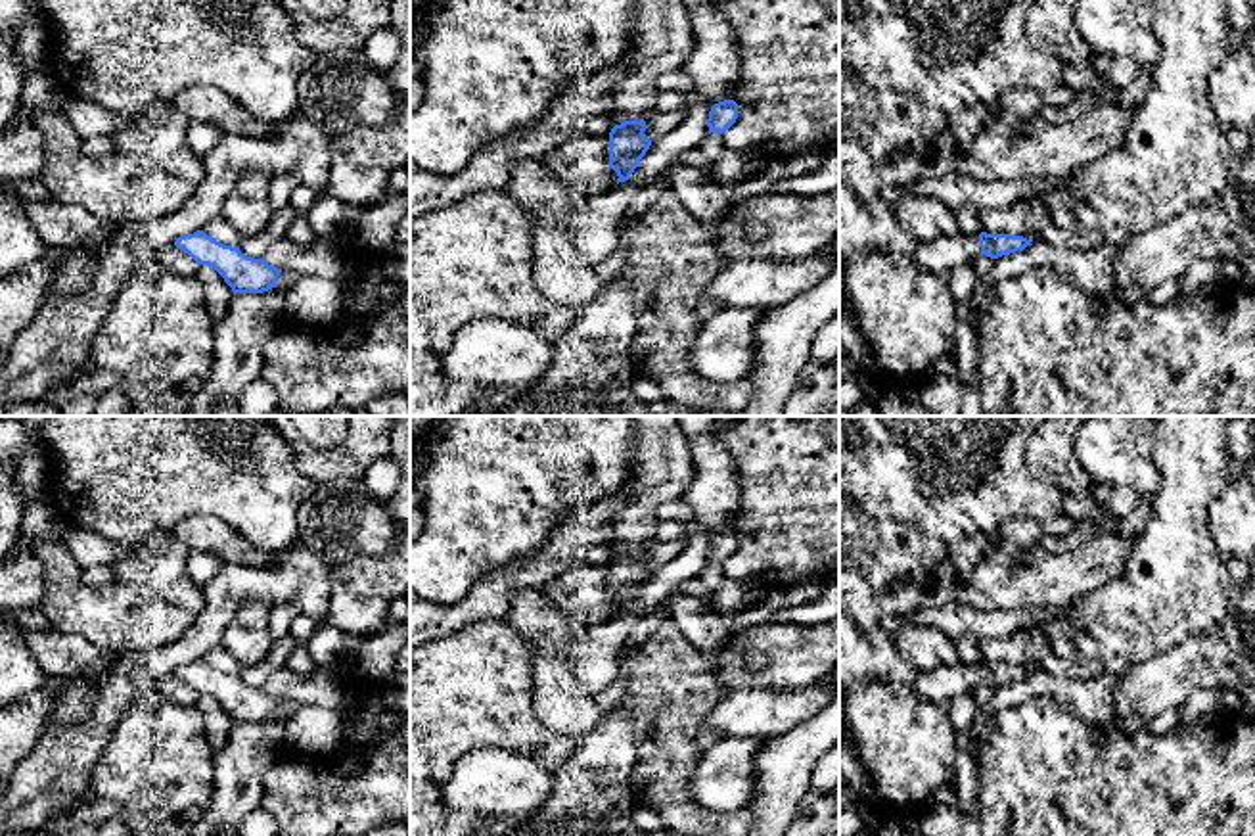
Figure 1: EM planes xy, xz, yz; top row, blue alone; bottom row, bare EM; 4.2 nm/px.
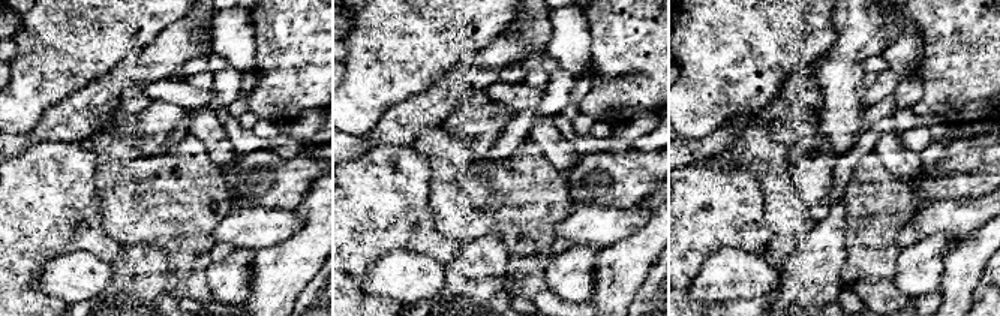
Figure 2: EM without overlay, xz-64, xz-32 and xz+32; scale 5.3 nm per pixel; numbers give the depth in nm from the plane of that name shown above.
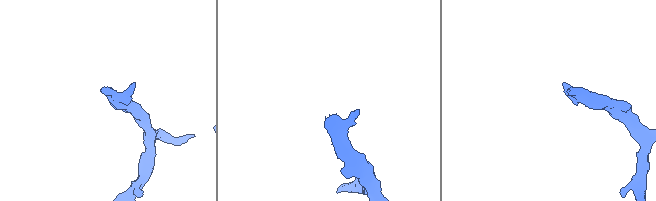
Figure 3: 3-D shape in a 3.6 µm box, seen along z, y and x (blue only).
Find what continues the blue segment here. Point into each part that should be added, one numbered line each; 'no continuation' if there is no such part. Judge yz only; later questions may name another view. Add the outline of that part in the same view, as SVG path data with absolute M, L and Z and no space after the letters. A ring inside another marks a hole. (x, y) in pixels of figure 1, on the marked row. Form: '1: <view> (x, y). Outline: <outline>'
1: yz (943, 254). Outline: M943 234L918 242L914 251L916 265L925 272L948 272L954 267L971 265L979 255L979 234Z

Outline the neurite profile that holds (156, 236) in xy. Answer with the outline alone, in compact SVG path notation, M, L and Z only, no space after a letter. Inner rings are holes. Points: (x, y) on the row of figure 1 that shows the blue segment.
M301 115L276 123L276 130L262 138L222 132L218 144L203 157L203 180L178 211L159 221L117 226L96 253L88 288L42 305L34 320L11 341L0 368L0 405L44 399L57 380L86 366L90 339L128 276L144 261L159 261L180 236L201 232L220 217L241 174L291 173L303 184L324 192L331 140L331 132Z

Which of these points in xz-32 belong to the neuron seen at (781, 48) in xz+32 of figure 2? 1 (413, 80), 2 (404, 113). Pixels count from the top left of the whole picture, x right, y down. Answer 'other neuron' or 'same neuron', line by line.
1: same neuron
2: other neuron

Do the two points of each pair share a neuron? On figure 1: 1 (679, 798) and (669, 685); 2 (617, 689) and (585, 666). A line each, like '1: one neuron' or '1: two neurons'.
1: one neuron
2: two neurons

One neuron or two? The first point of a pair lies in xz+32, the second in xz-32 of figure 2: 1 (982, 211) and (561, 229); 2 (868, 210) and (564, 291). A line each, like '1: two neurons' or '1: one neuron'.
1: one neuron
2: two neurons

